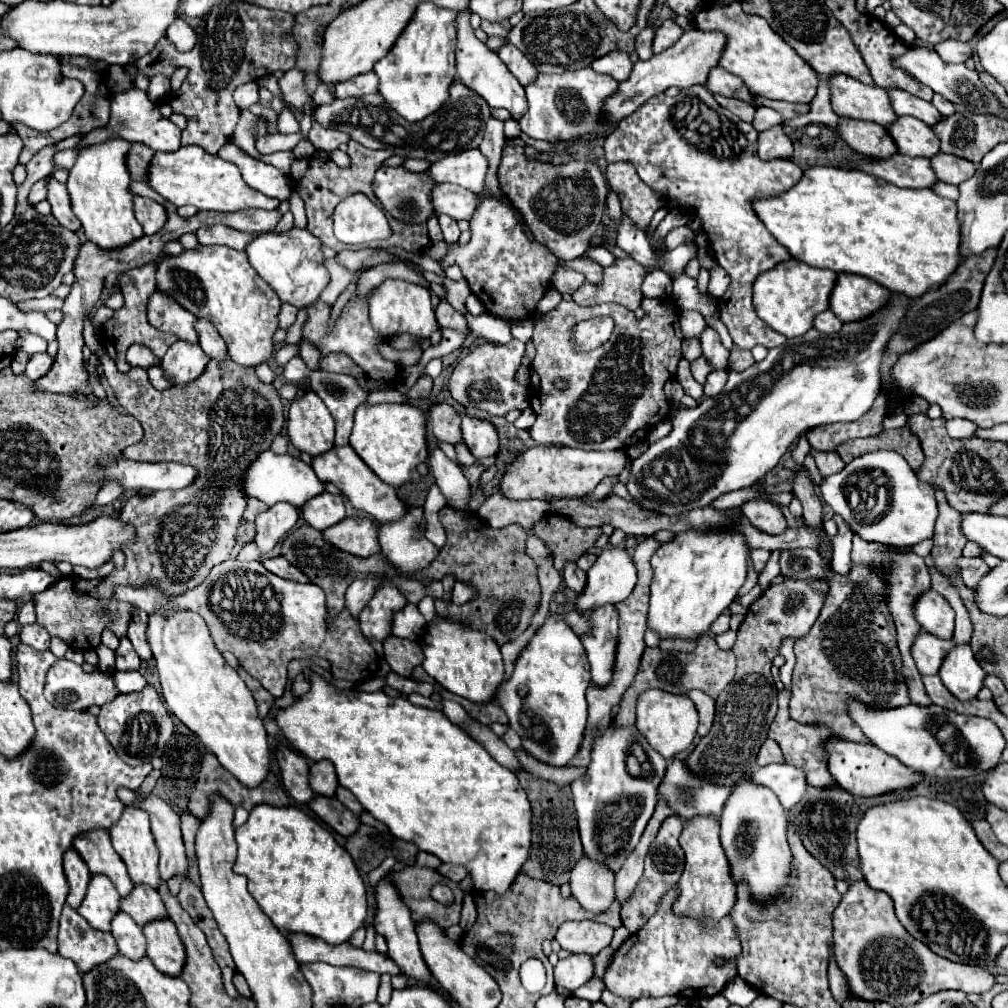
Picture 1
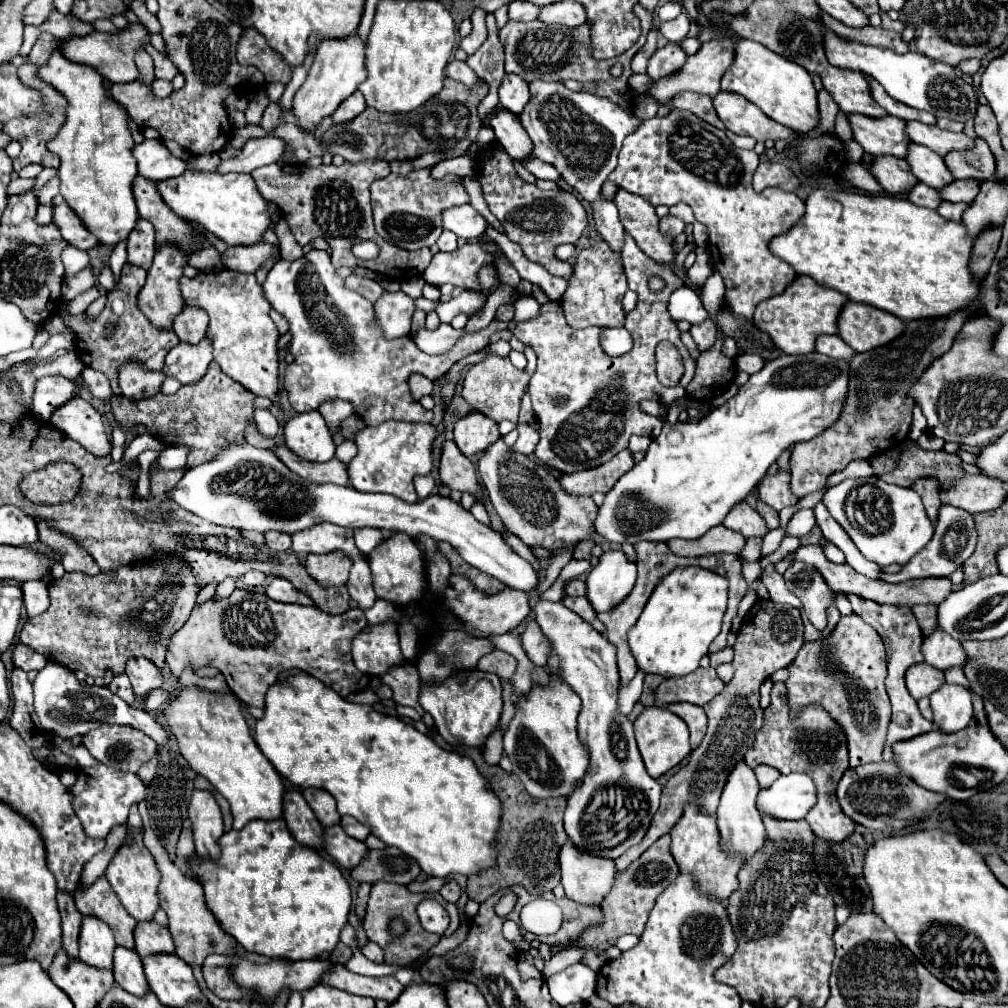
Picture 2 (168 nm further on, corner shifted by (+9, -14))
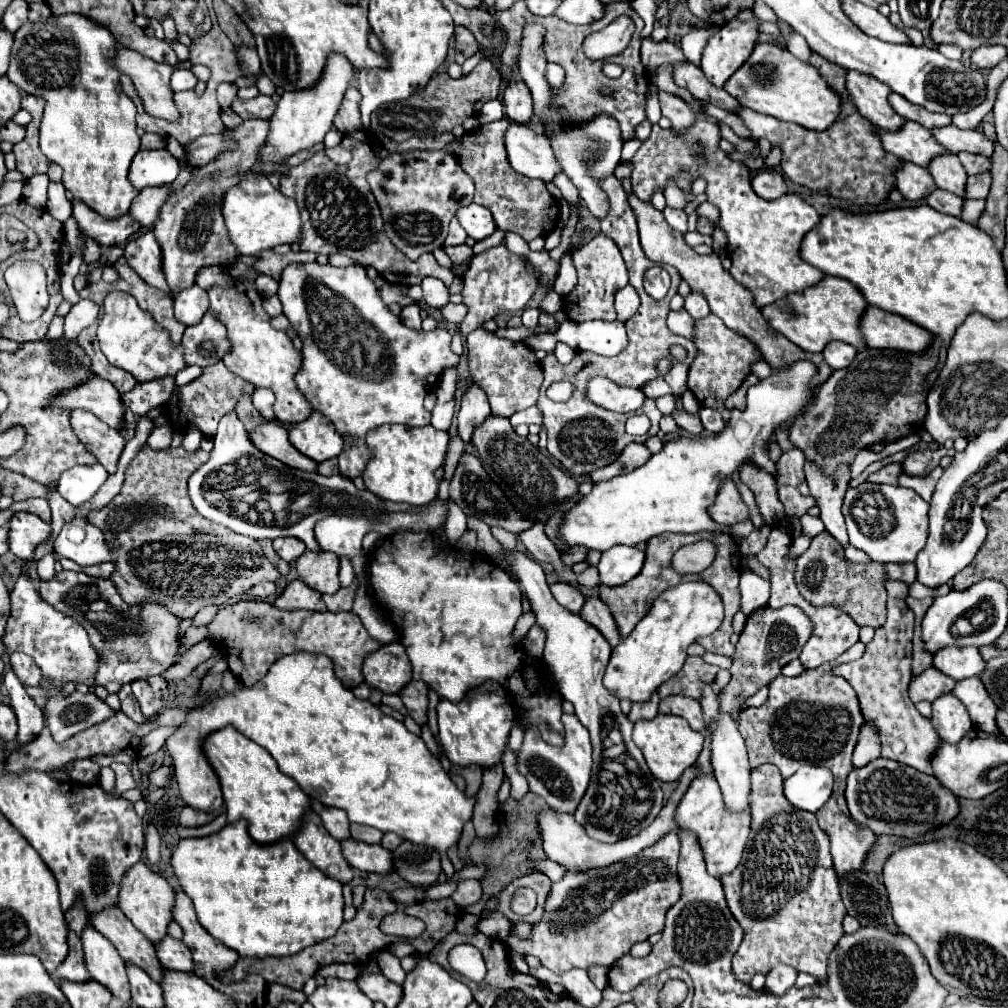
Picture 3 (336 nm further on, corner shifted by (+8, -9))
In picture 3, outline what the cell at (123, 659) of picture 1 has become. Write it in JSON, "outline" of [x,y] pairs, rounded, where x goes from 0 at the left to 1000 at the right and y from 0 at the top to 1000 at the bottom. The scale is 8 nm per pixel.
{"outline":[[[121,681],[121,685],[117,687],[117,692],[119,692],[119,696],[121,696],[121,706],[123,706],[129,714],[133,714],[135,718],[145,716],[145,712],[141,710],[139,700],[137,700],[137,696],[135,696],[135,692],[133,692],[129,681]]]}

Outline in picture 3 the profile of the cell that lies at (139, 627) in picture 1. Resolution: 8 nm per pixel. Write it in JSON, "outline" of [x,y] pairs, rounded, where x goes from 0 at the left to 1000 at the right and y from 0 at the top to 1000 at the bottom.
{"outline":[[[159,671],[131,677],[131,687],[133,687],[145,714],[153,712],[165,700],[165,694],[167,694],[165,677]]]}

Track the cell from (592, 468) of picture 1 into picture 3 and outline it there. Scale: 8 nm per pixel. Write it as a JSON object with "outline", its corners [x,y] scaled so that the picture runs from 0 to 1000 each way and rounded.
{"outline":[[[625,440],[625,442],[621,442],[619,450],[611,458],[607,458],[601,464],[589,466],[589,470],[585,470],[585,474],[587,474],[587,478],[605,476],[613,470],[619,470],[619,468],[625,468],[625,466],[631,466],[633,462],[639,462],[645,456],[645,452],[647,450],[639,440]]]}

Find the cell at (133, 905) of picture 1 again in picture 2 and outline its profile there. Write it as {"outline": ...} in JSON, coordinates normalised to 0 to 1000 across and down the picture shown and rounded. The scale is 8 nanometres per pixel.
{"outline":[[[138,914],[134,918],[134,943],[144,949],[150,945],[174,945],[172,930],[166,920],[160,920],[154,914]]]}

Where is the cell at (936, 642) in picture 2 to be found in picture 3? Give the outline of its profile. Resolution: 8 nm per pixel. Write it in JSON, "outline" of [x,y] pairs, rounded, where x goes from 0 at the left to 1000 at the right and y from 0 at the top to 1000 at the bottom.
{"outline":[[[938,643],[927,651],[927,663],[952,677],[956,673],[972,671],[978,663],[978,657],[974,655],[970,643]]]}

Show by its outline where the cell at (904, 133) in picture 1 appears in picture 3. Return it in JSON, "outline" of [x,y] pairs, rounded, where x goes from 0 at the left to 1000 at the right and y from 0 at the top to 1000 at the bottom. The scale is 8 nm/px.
{"outline":[[[937,153],[937,155],[931,155],[923,161],[921,165],[927,181],[931,187],[935,188],[940,188],[952,196],[956,196],[958,192],[958,169],[952,165],[950,161],[950,155],[946,153]]]}

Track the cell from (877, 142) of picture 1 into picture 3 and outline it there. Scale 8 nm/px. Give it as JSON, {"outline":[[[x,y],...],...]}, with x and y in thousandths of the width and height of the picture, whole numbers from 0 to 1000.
{"outline":[[[897,161],[895,167],[891,169],[889,183],[891,188],[897,192],[897,196],[901,198],[917,198],[929,188],[925,173],[919,167],[901,161]]]}

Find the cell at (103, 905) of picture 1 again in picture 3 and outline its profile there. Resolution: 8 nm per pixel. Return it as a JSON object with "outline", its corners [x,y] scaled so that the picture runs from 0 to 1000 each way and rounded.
{"outline":[[[83,923],[81,925],[81,937],[83,937],[83,948],[85,948],[85,960],[89,968],[105,978],[115,990],[121,994],[129,992],[129,976],[125,968],[125,958],[121,950],[117,950],[117,944],[97,923]]]}

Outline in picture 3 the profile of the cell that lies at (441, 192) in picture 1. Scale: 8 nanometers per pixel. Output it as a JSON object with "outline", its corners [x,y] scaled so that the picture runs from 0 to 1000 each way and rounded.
{"outline":[[[474,202],[460,204],[458,208],[454,208],[452,214],[458,220],[458,226],[462,228],[462,232],[466,236],[470,236],[472,240],[488,234],[492,228],[492,220],[490,220],[490,216],[486,216],[486,208],[478,206]]]}

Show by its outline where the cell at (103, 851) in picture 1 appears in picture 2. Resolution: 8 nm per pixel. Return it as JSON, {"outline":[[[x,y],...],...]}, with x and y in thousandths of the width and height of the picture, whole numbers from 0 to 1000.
{"outline":[[[100,868],[94,876],[84,880],[80,874],[72,884],[74,898],[82,908],[94,908],[108,916],[114,926],[116,938],[132,939],[132,920],[134,912],[124,904],[116,886],[108,880],[108,874]]]}

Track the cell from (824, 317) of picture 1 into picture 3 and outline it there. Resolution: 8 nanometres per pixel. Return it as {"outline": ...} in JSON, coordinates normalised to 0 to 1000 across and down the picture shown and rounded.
{"outline":[[[823,339],[823,343],[819,343],[819,347],[815,351],[827,367],[833,367],[847,357],[849,347],[845,343],[839,343],[837,339]]]}

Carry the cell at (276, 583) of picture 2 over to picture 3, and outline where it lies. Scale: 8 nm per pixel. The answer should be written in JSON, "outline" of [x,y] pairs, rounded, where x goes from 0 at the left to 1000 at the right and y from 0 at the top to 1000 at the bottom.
{"outline":[[[292,575],[286,579],[282,589],[272,597],[276,605],[310,605],[310,607],[323,607],[323,599],[319,589],[308,585],[302,577]]]}

